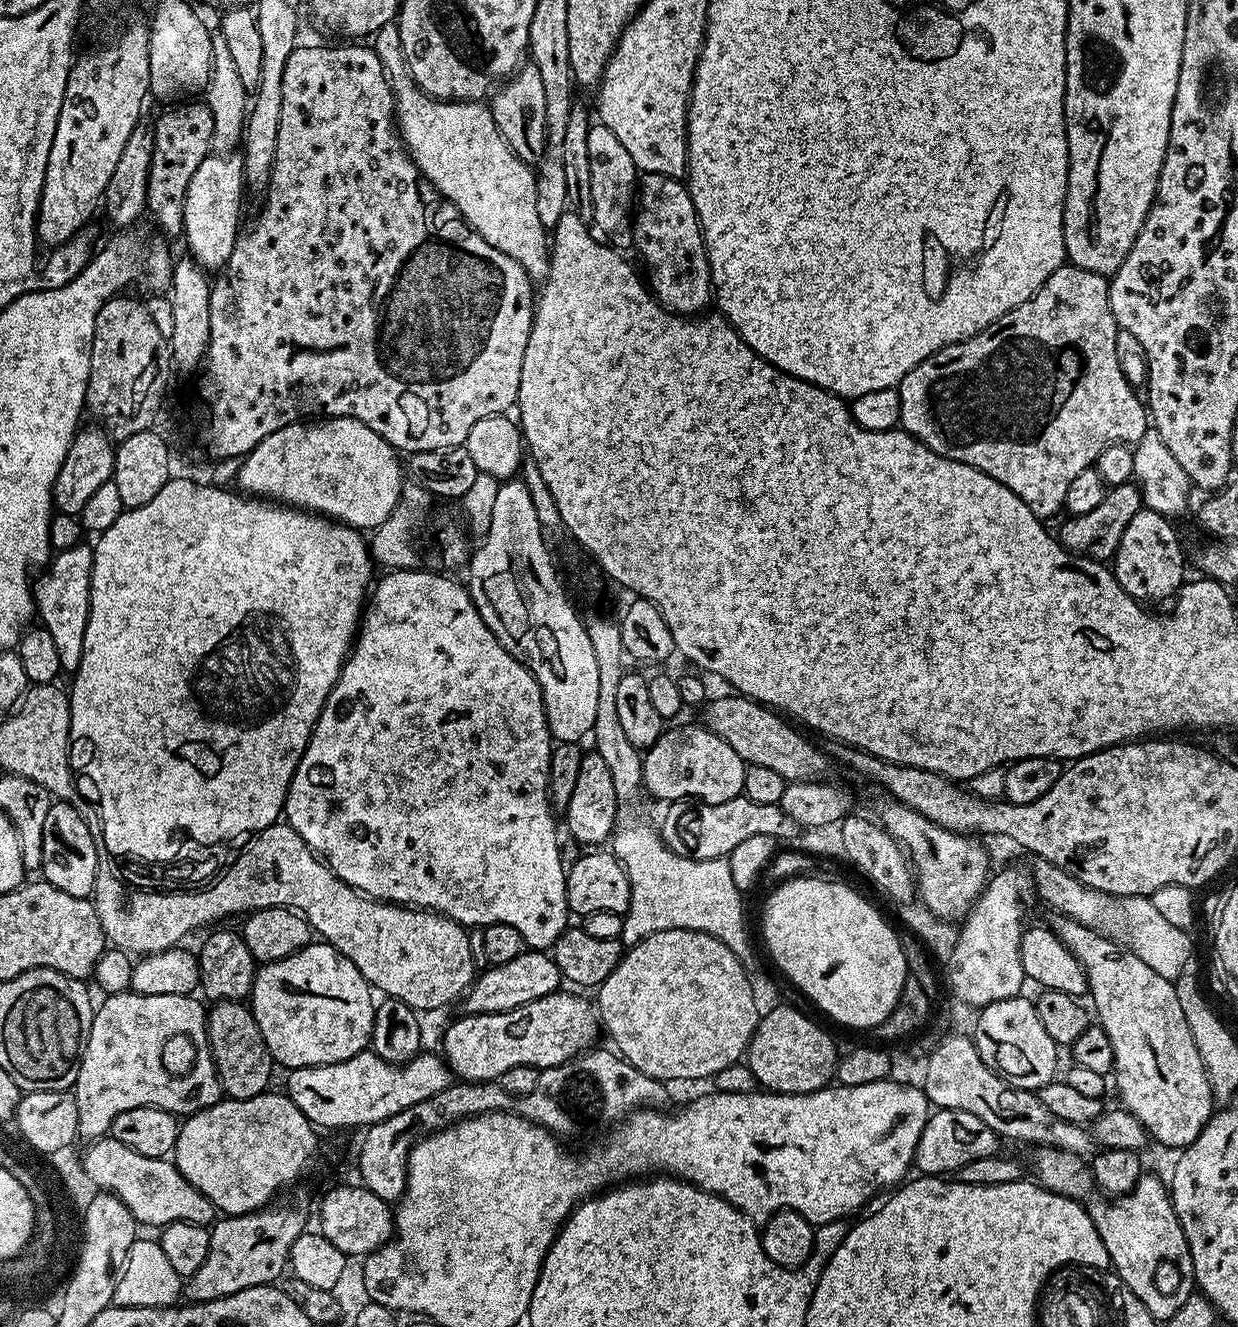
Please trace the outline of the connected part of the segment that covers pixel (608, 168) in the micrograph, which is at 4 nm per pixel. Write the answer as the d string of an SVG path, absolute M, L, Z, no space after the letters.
M599 122L589 127L586 146L590 149L590 198L592 199L590 220L593 220L591 223L595 231L606 238L607 243L620 250L627 249L632 244L634 205L638 199L636 163L634 158L630 158L626 146L618 142L614 130Z

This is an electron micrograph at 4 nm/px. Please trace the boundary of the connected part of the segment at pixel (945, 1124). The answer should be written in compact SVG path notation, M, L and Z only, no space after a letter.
M942 1108L933 1111L929 1115L926 1126L922 1130L922 1138L918 1138L914 1168L915 1171L918 1170L917 1173L925 1176L943 1177L945 1174L956 1174L959 1173L962 1166L966 1166L978 1158L997 1155L998 1148L996 1148L996 1143L998 1143L996 1132L990 1130L990 1126L986 1126L986 1122L982 1122L982 1118L977 1118L975 1114L966 1114L966 1110Z

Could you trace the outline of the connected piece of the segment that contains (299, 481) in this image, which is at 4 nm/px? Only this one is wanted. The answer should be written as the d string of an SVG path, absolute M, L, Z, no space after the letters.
M329 416L287 424L282 430L274 430L274 434L262 438L258 446L251 448L239 461L240 473L236 480L240 483L239 491L253 498L267 498L285 506L302 508L305 512L349 524L351 528L375 530L390 518L406 483L399 458L397 449L392 448L386 438L374 434L366 422L358 422L353 416Z

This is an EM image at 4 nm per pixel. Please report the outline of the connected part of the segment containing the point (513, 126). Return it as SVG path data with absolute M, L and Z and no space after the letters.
M532 62L525 63L490 96L492 117L508 145L526 163L536 166L543 157L546 128L546 97L541 75Z

